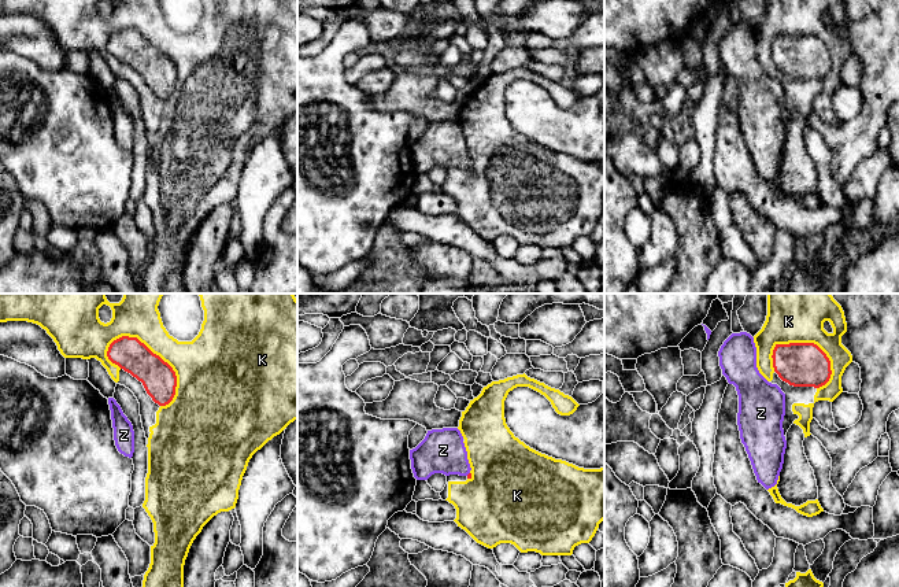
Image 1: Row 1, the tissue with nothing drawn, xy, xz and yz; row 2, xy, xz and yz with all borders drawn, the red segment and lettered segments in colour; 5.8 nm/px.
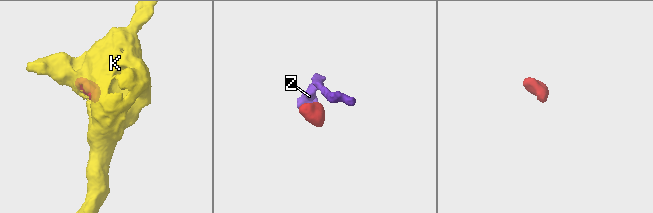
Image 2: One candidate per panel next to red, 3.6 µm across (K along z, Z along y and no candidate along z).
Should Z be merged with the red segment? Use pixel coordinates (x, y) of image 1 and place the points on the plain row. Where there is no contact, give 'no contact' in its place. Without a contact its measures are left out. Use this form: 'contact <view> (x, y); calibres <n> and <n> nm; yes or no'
no contact; yes

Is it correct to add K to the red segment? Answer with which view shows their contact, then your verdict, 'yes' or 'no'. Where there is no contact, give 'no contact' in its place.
xy | no

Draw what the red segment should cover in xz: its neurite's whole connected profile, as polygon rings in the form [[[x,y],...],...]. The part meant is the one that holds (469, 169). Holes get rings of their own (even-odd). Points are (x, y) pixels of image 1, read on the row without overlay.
[[[458,121],[428,123],[425,132],[410,143],[410,152],[417,173],[428,173],[434,166],[471,171],[467,144]]]

